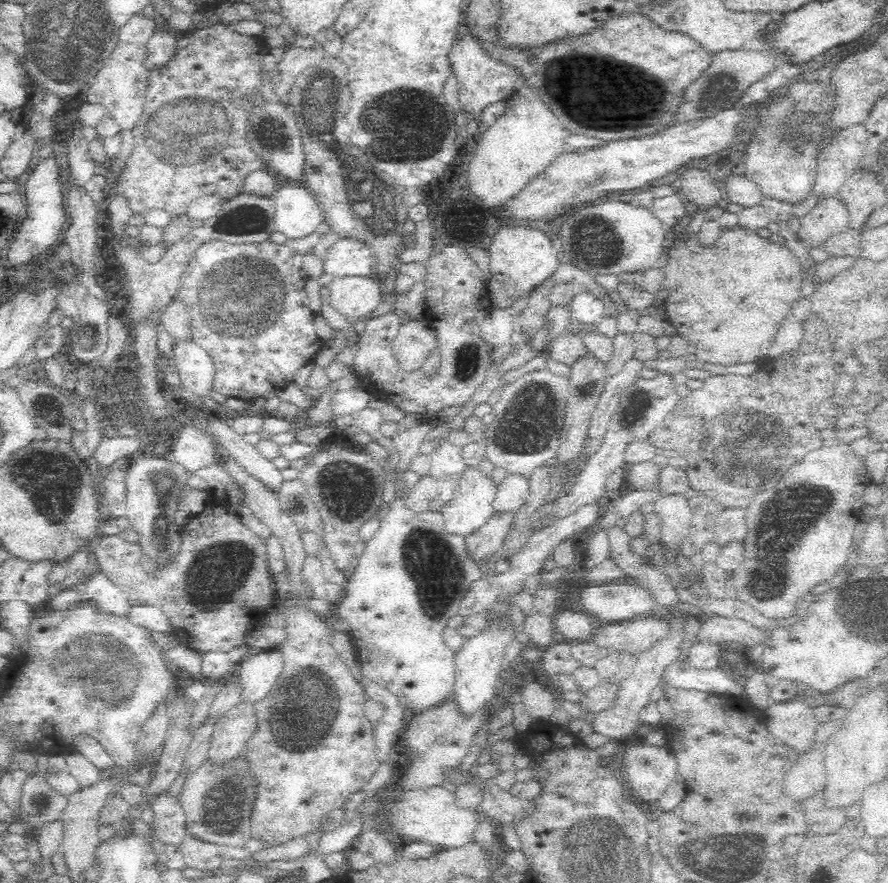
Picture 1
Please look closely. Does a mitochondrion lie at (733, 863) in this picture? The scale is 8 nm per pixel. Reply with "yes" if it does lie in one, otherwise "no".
yes

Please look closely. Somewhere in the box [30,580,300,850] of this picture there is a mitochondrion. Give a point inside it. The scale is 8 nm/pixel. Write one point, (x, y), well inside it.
(42, 801)

